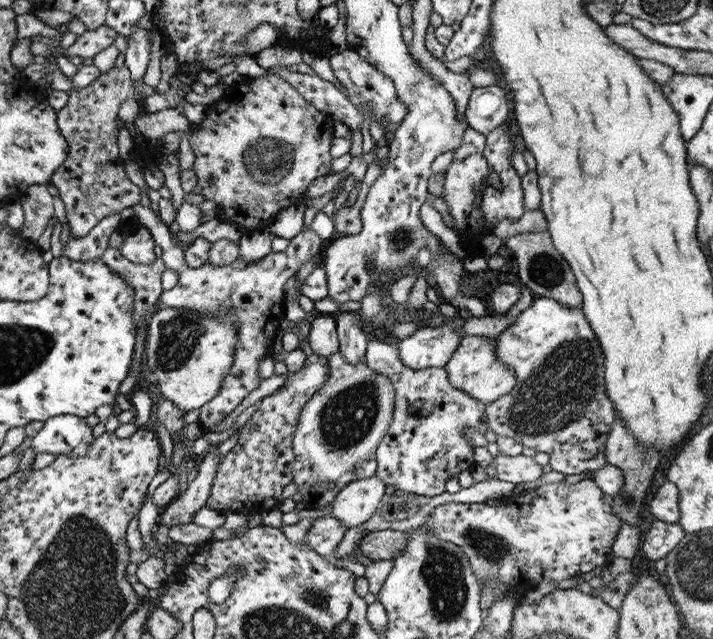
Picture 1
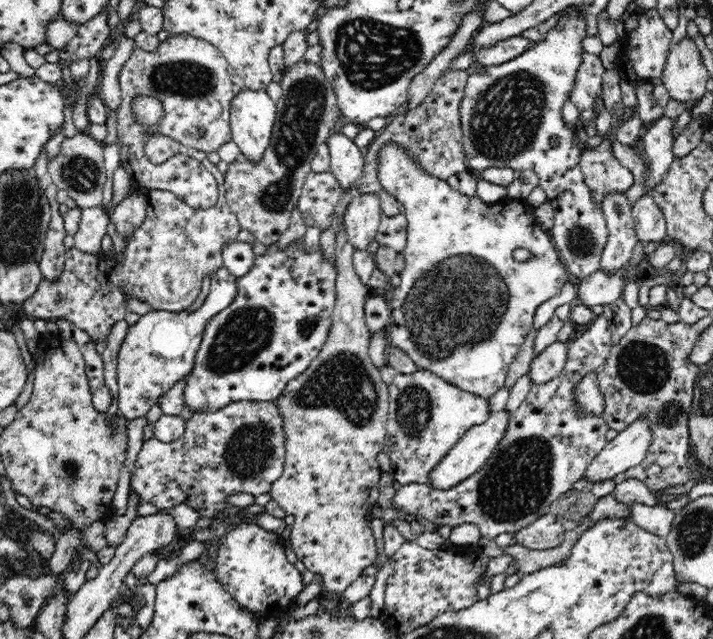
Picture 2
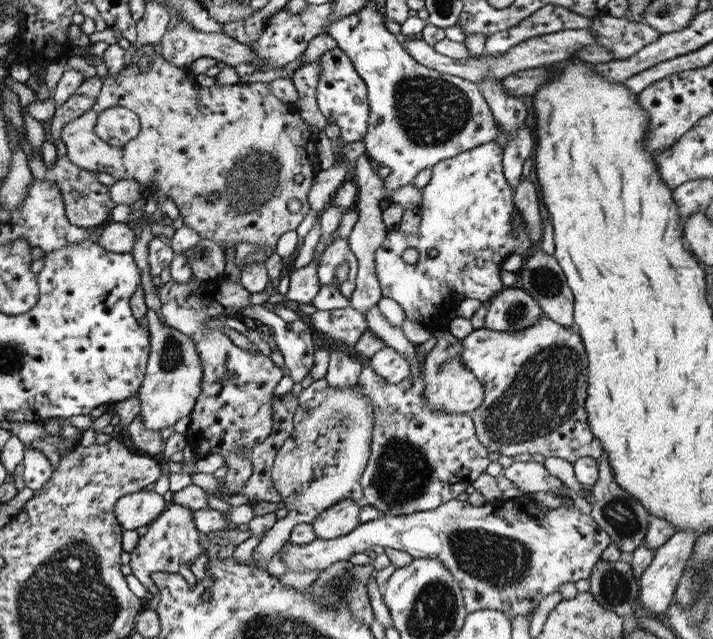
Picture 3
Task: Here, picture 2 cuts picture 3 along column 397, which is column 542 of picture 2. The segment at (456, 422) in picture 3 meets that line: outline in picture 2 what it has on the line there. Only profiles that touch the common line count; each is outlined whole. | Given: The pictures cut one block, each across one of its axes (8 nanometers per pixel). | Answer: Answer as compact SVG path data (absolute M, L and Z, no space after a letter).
M603 316L597 317L587 330L580 330L578 338L575 339L570 344L569 360L564 371L553 380L534 386L524 402L511 413L508 430L502 438L502 443L495 449L486 465L452 488L436 489L414 483L401 486L392 496L392 506L420 514L440 527L446 524L457 526L462 523L474 524L478 526L482 536L490 539L504 532L515 533L523 526L532 524L541 516L548 514L550 504L565 492L572 490L574 483L586 474L586 468L609 442L606 437L608 423L600 415L584 411L574 398L575 389L580 382L606 363L613 346L611 324Z

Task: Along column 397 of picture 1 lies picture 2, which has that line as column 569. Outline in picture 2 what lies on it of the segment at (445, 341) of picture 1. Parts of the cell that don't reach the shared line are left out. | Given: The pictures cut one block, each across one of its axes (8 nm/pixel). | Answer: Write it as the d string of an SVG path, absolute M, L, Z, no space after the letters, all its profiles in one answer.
M554 342L546 351L533 360L530 372L535 385L544 384L558 377L569 360L570 344L568 342Z

